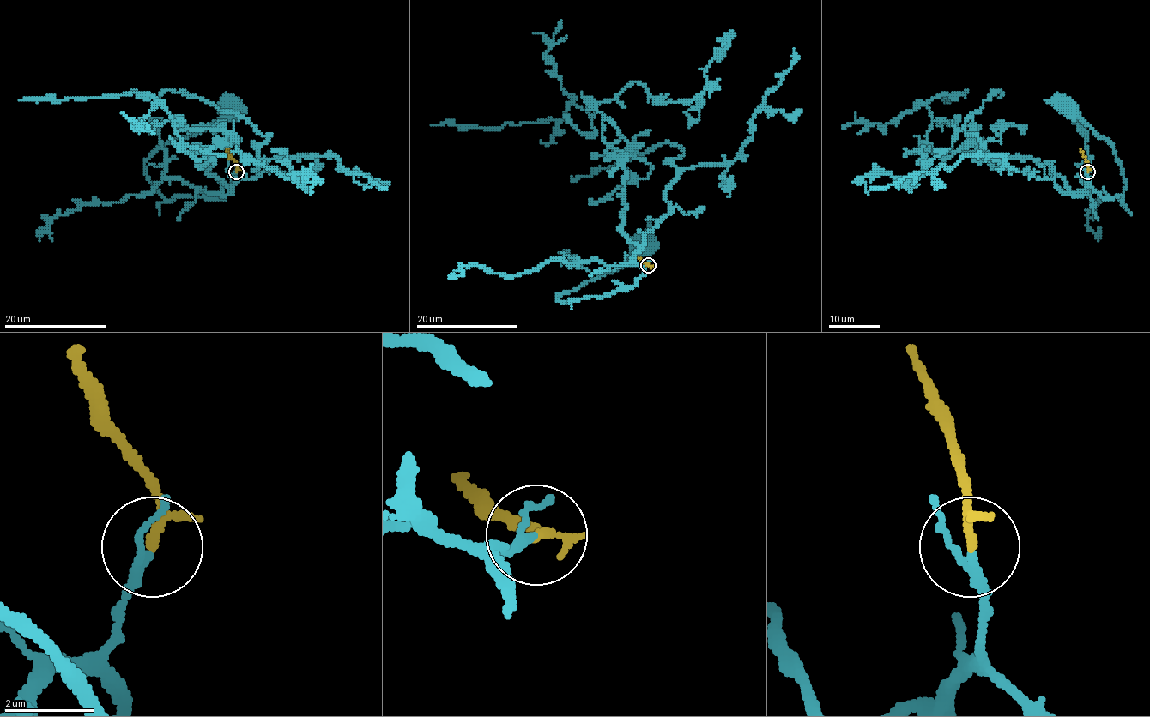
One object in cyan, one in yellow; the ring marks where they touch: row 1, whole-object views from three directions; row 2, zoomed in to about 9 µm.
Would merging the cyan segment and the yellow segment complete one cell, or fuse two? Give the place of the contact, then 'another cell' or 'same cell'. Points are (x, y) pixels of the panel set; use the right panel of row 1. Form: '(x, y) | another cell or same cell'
(1087, 171) | same cell

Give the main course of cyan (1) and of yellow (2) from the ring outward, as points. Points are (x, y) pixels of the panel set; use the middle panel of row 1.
1: (649, 265), (644, 266), (644, 273), (628, 289), (568, 303), (557, 299), (558, 295), (620, 268), (644, 245)
2: (649, 265), (638, 258)

